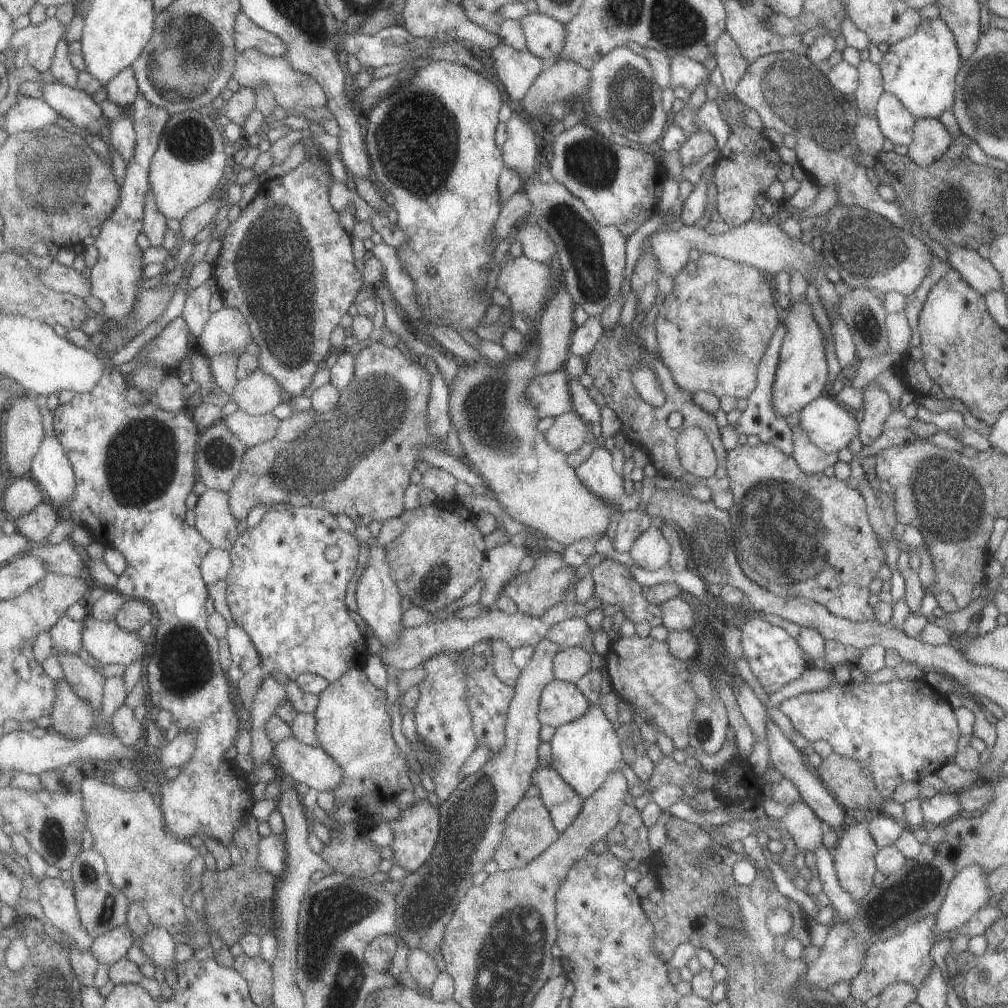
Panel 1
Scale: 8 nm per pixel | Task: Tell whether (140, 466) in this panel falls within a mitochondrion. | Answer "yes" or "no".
yes

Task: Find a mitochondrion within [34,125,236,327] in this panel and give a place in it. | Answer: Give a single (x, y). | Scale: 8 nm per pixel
(55, 190)

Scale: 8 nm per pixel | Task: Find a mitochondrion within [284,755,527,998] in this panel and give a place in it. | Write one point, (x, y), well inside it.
(428, 910)

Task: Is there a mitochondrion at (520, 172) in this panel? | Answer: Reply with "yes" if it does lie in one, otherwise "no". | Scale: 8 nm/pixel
no

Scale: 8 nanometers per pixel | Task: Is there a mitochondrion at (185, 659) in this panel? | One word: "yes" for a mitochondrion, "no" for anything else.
yes

